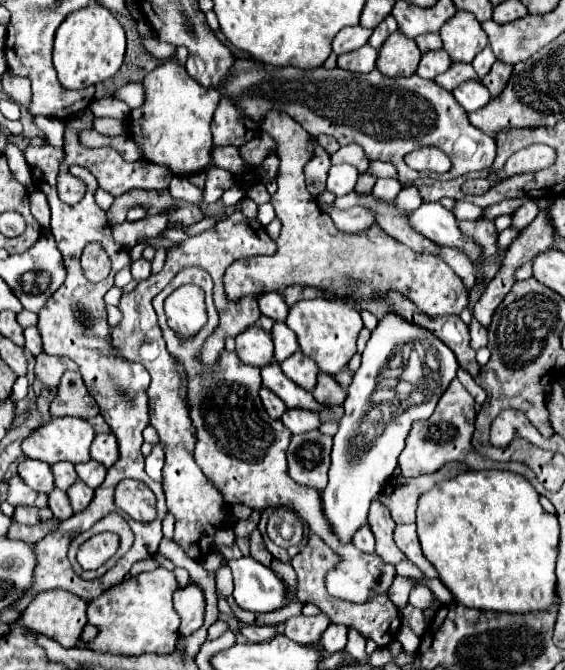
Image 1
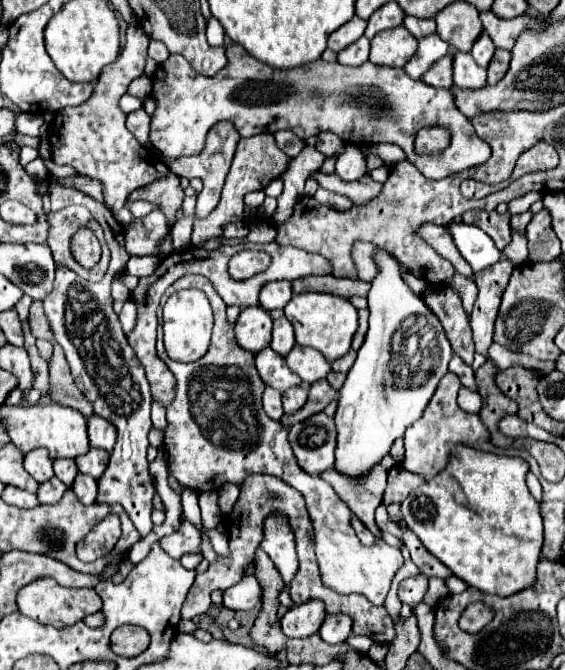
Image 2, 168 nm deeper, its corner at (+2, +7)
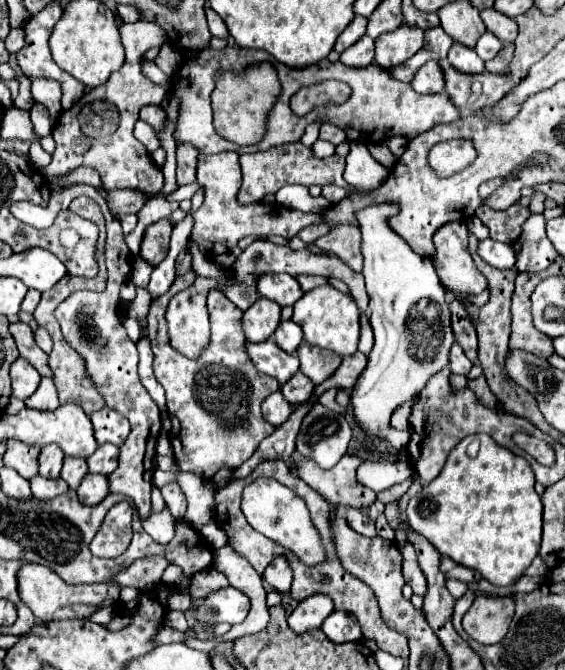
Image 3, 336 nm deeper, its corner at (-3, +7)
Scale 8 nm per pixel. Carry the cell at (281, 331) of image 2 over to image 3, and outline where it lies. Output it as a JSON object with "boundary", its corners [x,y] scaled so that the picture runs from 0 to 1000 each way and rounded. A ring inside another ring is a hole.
{"boundary":[[[499,479],[485,497],[485,509],[506,527],[520,527],[535,512],[535,491],[520,479]]]}

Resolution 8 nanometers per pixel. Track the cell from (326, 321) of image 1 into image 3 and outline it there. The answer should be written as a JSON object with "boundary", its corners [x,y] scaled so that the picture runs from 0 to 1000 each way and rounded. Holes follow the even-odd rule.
{"boundary":[[[588,425],[559,428],[545,437],[538,437],[535,446],[520,452],[520,470],[517,479],[527,482],[538,494],[538,509],[549,515],[584,521],[598,530],[623,530],[634,521],[634,497],[637,497],[637,464],[619,440],[602,437]]]}

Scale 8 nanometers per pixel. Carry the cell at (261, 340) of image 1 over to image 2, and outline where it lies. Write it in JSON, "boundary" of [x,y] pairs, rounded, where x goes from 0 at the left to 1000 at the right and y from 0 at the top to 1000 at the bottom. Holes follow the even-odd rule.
{"boundary":[[[462,455],[434,458],[416,479],[419,512],[444,527],[455,527],[455,524],[476,518],[480,482],[483,479],[480,479],[476,467],[465,464]]]}

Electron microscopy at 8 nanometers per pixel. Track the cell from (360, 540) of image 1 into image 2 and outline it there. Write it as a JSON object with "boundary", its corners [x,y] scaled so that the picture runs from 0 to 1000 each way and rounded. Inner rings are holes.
{"boundary":[[[621,772],[621,781],[625,781],[625,790],[628,790],[628,796],[632,796],[632,801],[639,804],[642,813],[657,813],[657,810],[664,807],[660,796],[657,796],[657,793],[653,793],[632,772]]]}

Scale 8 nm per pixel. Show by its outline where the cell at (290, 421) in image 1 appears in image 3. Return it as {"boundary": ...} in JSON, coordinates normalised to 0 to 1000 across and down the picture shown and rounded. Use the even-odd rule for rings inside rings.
{"boundary":[[[527,554],[524,563],[517,563],[517,569],[503,572],[496,578],[496,584],[513,604],[527,604],[527,601],[538,601],[538,599],[549,596],[549,590],[556,584],[556,572]]]}

